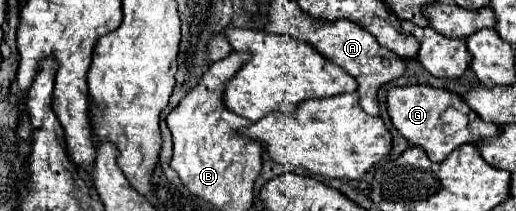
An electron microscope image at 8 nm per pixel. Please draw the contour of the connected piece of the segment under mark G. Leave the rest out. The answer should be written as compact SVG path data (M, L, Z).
M427 85L389 87L387 113L393 121L393 127L409 141L409 145L423 147L431 161L443 161L455 147L499 133L499 125L487 123L475 115L475 111L471 111L467 103L459 99L459 95Z

